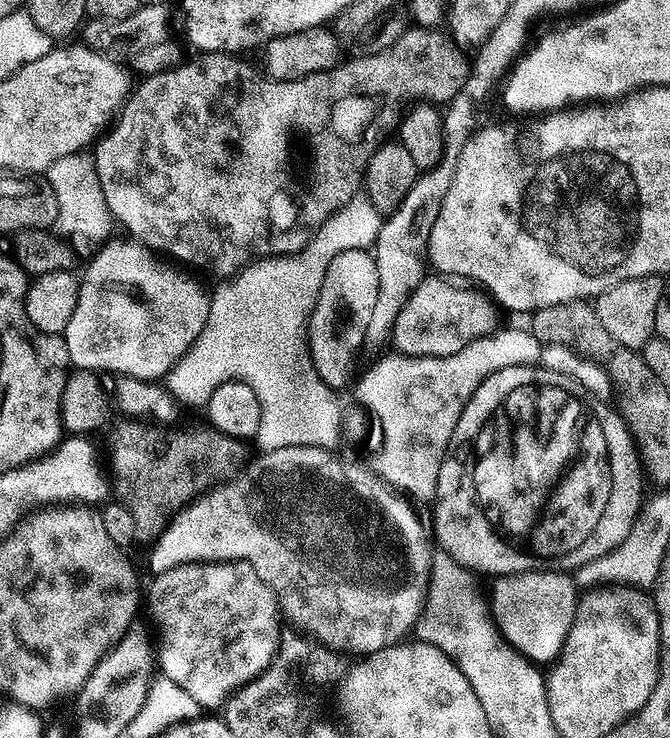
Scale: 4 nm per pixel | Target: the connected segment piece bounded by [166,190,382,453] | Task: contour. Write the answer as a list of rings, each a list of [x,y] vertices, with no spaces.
[[[361,190],[354,194],[354,198],[350,198],[350,202],[346,202],[346,206],[342,206],[336,211],[331,218],[328,219],[322,227],[316,229],[312,233],[311,240],[301,252],[293,252],[290,256],[266,256],[263,258],[253,259],[244,269],[237,271],[235,274],[227,277],[215,289],[210,292],[210,314],[206,318],[206,326],[202,330],[202,334],[198,334],[198,338],[190,345],[184,357],[168,371],[166,377],[166,389],[173,401],[177,405],[180,404],[200,404],[207,405],[210,394],[214,394],[214,390],[218,390],[218,386],[222,386],[231,380],[241,380],[246,382],[246,386],[250,386],[250,390],[254,390],[254,394],[258,396],[258,402],[262,406],[262,422],[258,422],[258,430],[254,437],[254,444],[260,447],[261,453],[273,452],[274,450],[282,450],[286,446],[314,446],[315,448],[326,448],[329,450],[335,449],[336,443],[341,443],[342,433],[340,431],[340,421],[342,419],[342,403],[338,397],[337,389],[331,388],[326,382],[322,382],[322,378],[318,374],[318,370],[312,361],[312,355],[308,349],[308,319],[314,310],[314,302],[318,298],[318,290],[322,286],[322,278],[326,274],[326,266],[330,266],[330,262],[338,254],[342,254],[346,250],[361,250],[371,249],[376,242],[376,235],[380,229],[382,217],[379,212],[374,210],[374,206],[370,202],[368,193]]]

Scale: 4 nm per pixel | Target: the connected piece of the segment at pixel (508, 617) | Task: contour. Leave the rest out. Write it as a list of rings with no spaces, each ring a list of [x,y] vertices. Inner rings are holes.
[[[519,572],[513,576],[501,576],[490,593],[491,615],[497,630],[505,639],[537,666],[548,666],[560,655],[560,650],[570,626],[576,617],[578,589],[575,579],[568,572]]]

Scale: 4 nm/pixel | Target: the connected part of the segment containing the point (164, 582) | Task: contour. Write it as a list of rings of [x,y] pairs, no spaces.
[[[215,560],[213,564],[183,564],[177,568],[171,568],[170,570],[159,573],[154,580],[156,581],[154,581],[149,588],[147,585],[146,588],[146,612],[148,608],[149,614],[152,615],[153,621],[151,620],[151,623],[154,625],[154,636],[158,641],[159,671],[166,678],[170,678],[170,682],[182,686],[182,690],[186,690],[186,694],[190,694],[190,698],[194,698],[194,702],[198,702],[200,709],[223,709],[228,699],[230,699],[238,689],[242,686],[246,686],[254,678],[261,676],[276,656],[276,651],[280,649],[282,613],[280,611],[280,604],[276,601],[276,595],[272,593],[270,586],[266,586],[266,582],[262,582],[262,578],[258,578],[254,566],[250,566],[244,560]]]

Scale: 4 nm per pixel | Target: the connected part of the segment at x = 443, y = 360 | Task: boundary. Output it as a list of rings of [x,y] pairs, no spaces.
[[[527,327],[504,328],[483,336],[449,356],[407,356],[395,350],[372,364],[356,384],[356,396],[382,430],[382,442],[375,449],[374,470],[413,501],[435,501],[438,470],[448,449],[454,426],[462,418],[466,402],[490,374],[506,366],[536,364],[541,343]]]

